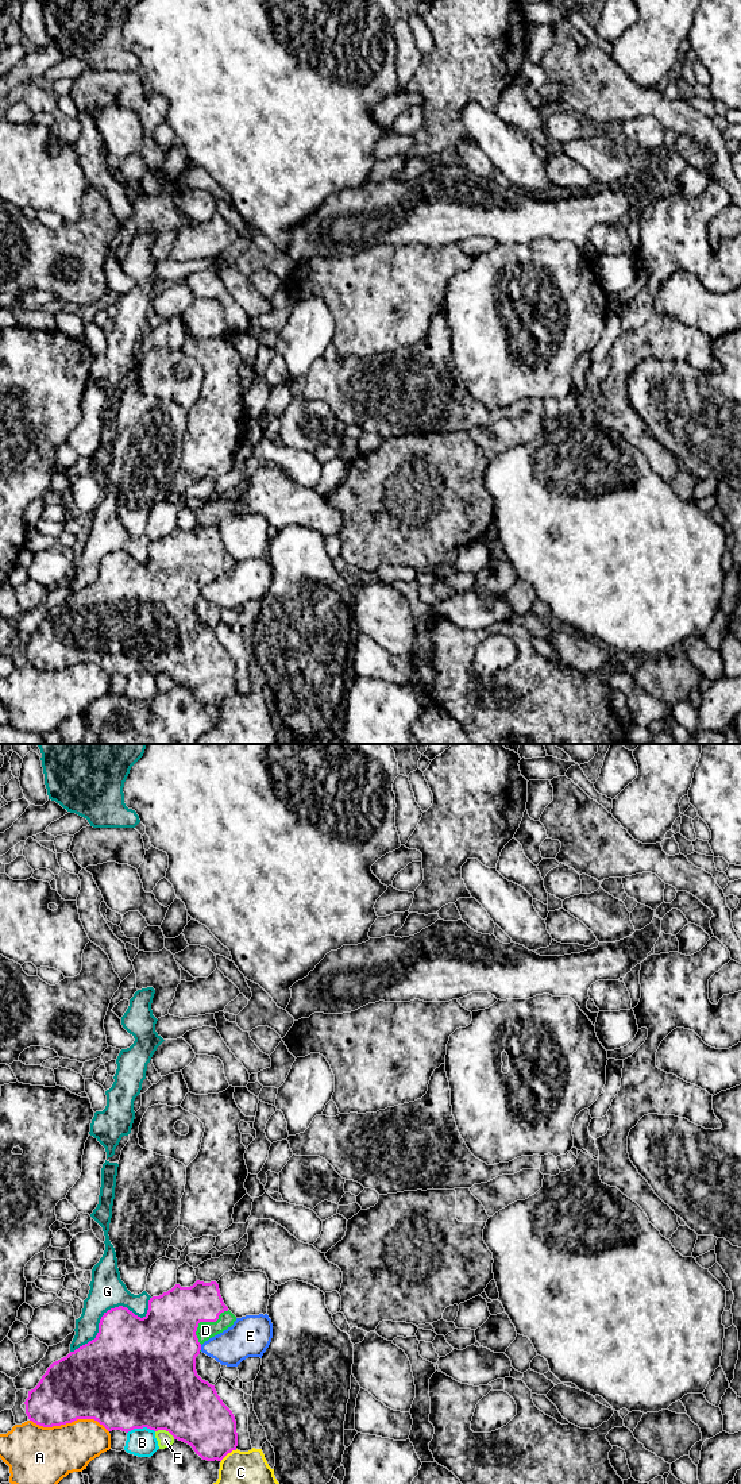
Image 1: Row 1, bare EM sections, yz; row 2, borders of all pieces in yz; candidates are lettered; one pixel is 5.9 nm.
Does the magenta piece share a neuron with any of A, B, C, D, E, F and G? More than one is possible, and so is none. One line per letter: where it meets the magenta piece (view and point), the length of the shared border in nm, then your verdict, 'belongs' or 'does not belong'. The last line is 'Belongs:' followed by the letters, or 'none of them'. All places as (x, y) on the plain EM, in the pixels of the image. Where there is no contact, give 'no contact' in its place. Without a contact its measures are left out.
A: contact yz (69, 666); length 480 nm; does not belong
B: contact yz (141, 671); length 170 nm; does not belong
C: contact yz (228, 696); length 120 nm; does not belong
D: contact yz (204, 565); length 260 nm; belongs
E: contact yz (200, 592); length 30 nm; does not belong
F: contact yz (165, 673); length 130 nm; does not belong
G: contact yz (111, 552); length 600 nm; does not belong
Belongs: D

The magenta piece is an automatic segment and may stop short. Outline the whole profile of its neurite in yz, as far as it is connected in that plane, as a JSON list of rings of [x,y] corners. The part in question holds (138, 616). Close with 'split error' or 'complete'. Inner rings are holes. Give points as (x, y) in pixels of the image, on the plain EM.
[[[197,524],[190,531],[175,528],[167,536],[148,544],[147,558],[140,562],[127,551],[108,554],[100,563],[94,583],[53,606],[38,629],[28,635],[26,658],[30,664],[43,671],[61,670],[77,663],[94,663],[108,675],[147,671],[166,674],[174,683],[193,691],[207,705],[221,705],[236,694],[238,677],[232,655],[223,647],[215,629],[202,624],[196,614],[196,601],[201,589],[234,568],[236,560],[224,548],[216,525]]] | split error

